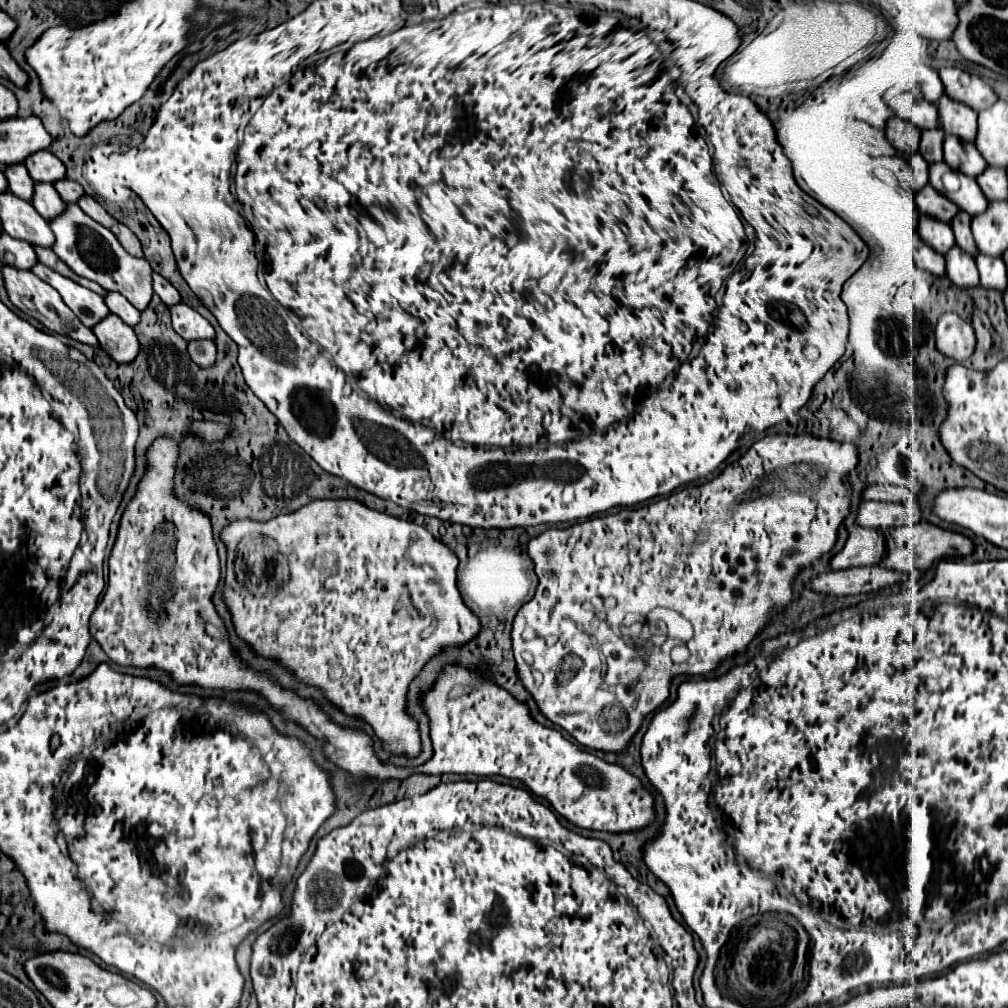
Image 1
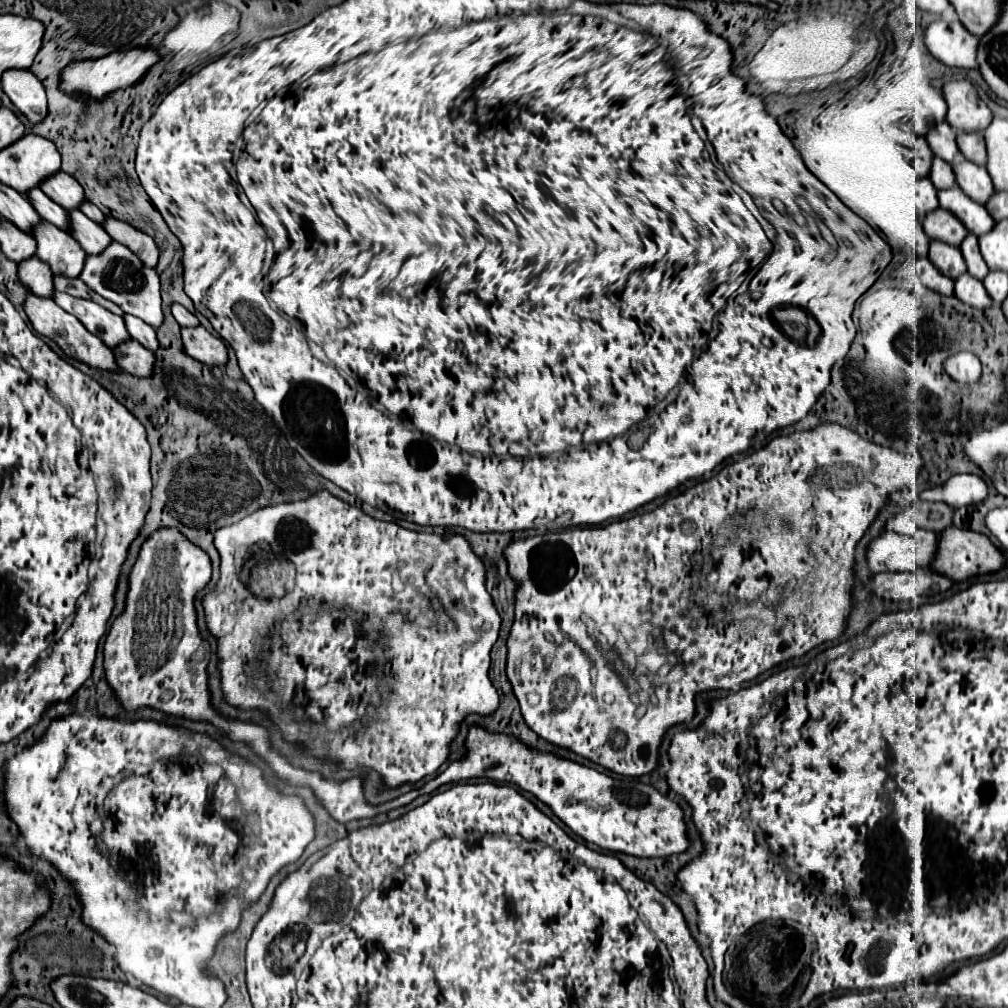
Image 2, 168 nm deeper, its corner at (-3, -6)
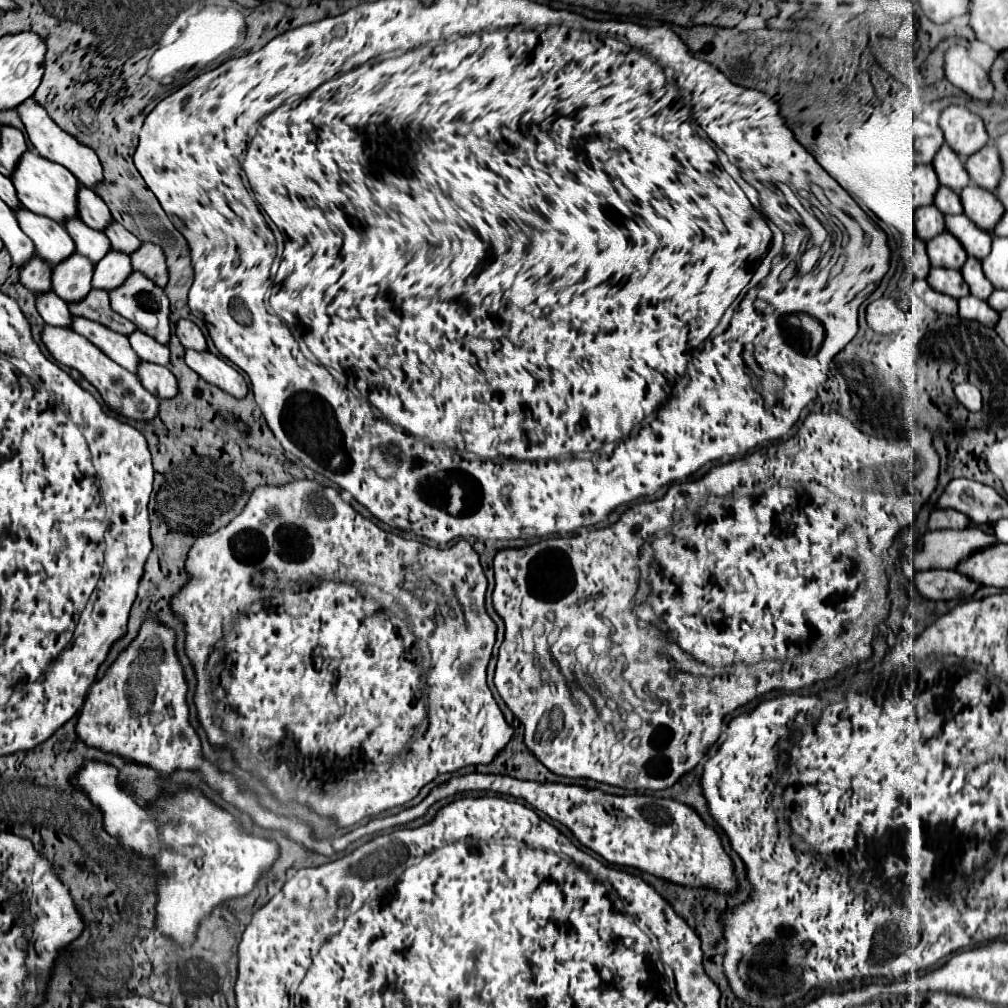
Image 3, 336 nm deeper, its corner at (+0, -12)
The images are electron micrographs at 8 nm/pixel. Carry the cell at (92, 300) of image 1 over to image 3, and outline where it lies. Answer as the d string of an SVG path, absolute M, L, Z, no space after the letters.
M73 317L71 329L87 337L93 345L97 345L109 359L125 367L127 371L135 373L139 357L131 349L129 339L123 337L121 333L115 333L113 329L107 329L105 325L99 325L97 321L85 321L85 317Z

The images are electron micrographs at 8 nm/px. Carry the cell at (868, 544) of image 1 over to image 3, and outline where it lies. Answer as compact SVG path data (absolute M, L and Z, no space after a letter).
M965 527L959 531L925 533L921 543L923 543L923 547L915 555L913 565L905 557L901 557L901 561L899 561L901 575L909 581L915 575L915 569L917 571L955 569L955 565L959 565L959 561L963 561L963 557L967 557L967 553L971 555L971 551L975 551L975 549L993 545L993 543L997 543L997 539L993 535L985 535L983 531L979 531L975 527Z

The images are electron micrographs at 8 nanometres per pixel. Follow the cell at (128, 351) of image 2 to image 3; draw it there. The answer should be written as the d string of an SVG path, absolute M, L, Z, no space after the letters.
M139 361L137 377L139 377L141 385L149 393L153 393L157 399L169 399L169 397L177 395L177 379L167 367Z

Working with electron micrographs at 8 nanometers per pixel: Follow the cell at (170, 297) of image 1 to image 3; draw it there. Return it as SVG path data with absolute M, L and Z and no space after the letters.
M187 319L177 321L177 337L185 349L207 349L201 329Z

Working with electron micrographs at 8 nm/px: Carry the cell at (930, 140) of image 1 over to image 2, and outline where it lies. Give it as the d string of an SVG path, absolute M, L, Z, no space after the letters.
M934 157L934 165L932 165L932 171L930 171L930 181L934 183L934 187L940 191L940 189L950 189L950 187L956 187L956 179L954 179L954 171L952 167Z

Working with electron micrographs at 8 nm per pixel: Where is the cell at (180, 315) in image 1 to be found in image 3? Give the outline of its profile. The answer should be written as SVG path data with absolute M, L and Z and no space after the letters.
M185 349L185 363L189 369L199 373L205 381L217 385L225 393L239 399L247 395L247 381L243 379L243 375L211 351Z

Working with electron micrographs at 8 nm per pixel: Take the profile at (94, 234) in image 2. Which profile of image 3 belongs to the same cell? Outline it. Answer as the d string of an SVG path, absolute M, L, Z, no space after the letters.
M111 249L111 253L107 253L107 257L103 257L103 261L99 261L99 265L95 265L93 271L93 287L97 289L115 289L119 287L125 277L131 273L131 261L125 253L119 253L115 249Z

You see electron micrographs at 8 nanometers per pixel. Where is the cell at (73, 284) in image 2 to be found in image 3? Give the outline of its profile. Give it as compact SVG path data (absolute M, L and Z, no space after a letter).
M91 289L91 293L83 301L69 303L69 309L73 315L81 315L91 321L99 321L101 325L105 325L117 333L129 335L135 331L135 325L131 321L117 315L109 307L109 297L107 297L107 291L103 291L103 289Z

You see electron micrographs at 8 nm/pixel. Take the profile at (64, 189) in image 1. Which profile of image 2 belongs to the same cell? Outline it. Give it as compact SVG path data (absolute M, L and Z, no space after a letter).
M86 201L86 203L82 203L82 207L80 207L80 211L84 213L84 215L88 215L94 223L98 223L98 225L102 225L104 221L106 221L106 215L94 205L94 203L90 203L90 201Z

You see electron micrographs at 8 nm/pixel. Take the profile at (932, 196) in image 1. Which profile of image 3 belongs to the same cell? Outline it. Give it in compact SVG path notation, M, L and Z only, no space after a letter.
M943 231L927 241L927 255L933 267L951 267L951 269L961 269L963 261L967 259L963 245L949 231Z

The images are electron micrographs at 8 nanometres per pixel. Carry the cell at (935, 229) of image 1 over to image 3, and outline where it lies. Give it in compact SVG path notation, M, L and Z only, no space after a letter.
M931 267L929 275L927 275L929 285L945 295L951 295L955 299L969 295L969 287L961 277L961 271L953 271L953 269L939 269L939 267Z

